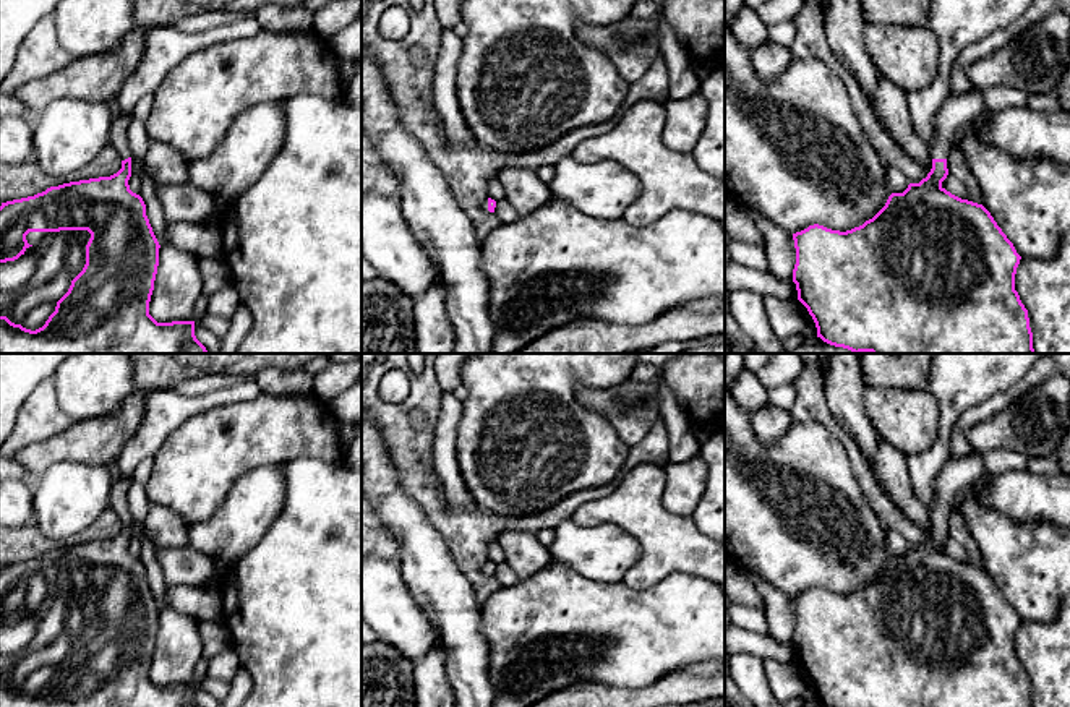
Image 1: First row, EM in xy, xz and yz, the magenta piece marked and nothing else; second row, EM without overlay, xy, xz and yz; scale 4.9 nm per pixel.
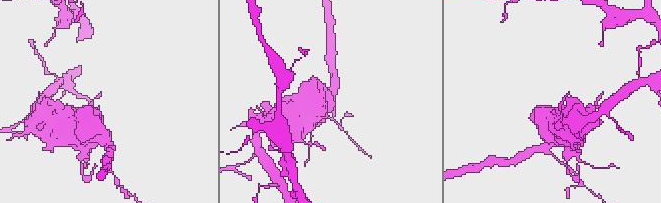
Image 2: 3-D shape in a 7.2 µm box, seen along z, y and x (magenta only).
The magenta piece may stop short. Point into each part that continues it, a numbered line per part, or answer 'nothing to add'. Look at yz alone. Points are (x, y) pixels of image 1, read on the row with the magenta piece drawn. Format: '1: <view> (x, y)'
1: yz (958, 109)

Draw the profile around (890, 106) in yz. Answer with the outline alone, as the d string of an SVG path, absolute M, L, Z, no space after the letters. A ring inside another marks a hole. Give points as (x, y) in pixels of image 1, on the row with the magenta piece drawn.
M880 76L871 102L877 118L882 122L892 138L905 149L910 157L931 172L931 149L913 128L906 96L908 94L892 81L888 81L885 76Z

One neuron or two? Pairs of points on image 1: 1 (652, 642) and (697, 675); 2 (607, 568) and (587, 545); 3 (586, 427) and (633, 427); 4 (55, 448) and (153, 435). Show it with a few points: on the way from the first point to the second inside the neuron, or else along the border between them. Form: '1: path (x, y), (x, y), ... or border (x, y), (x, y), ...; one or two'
1: border (707, 659), (675, 668), (650, 685); two
2: path (605, 563), (592, 550); one
3: border (582, 402), (597, 411), (616, 435), (631, 446); two
4: border (146, 404), (143, 420), (114, 462); two

